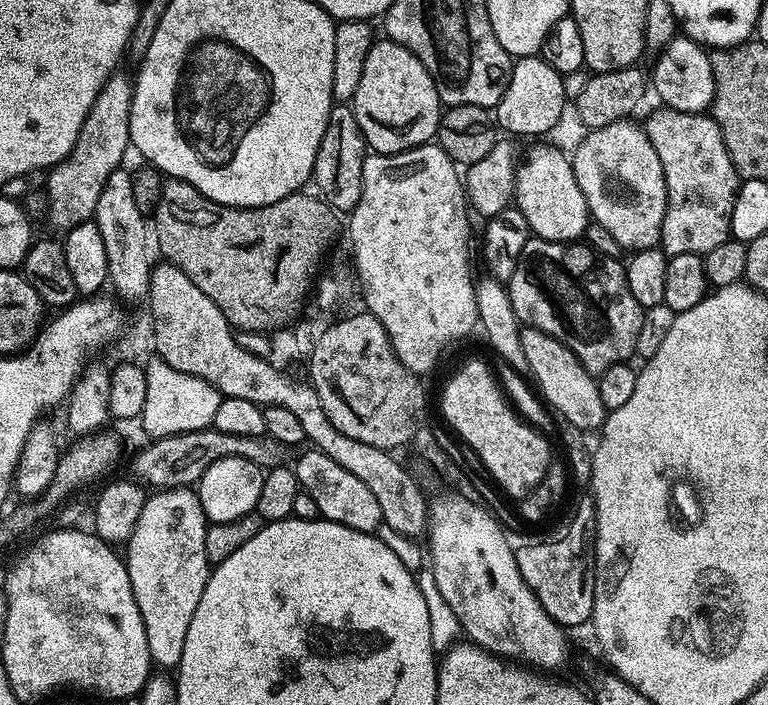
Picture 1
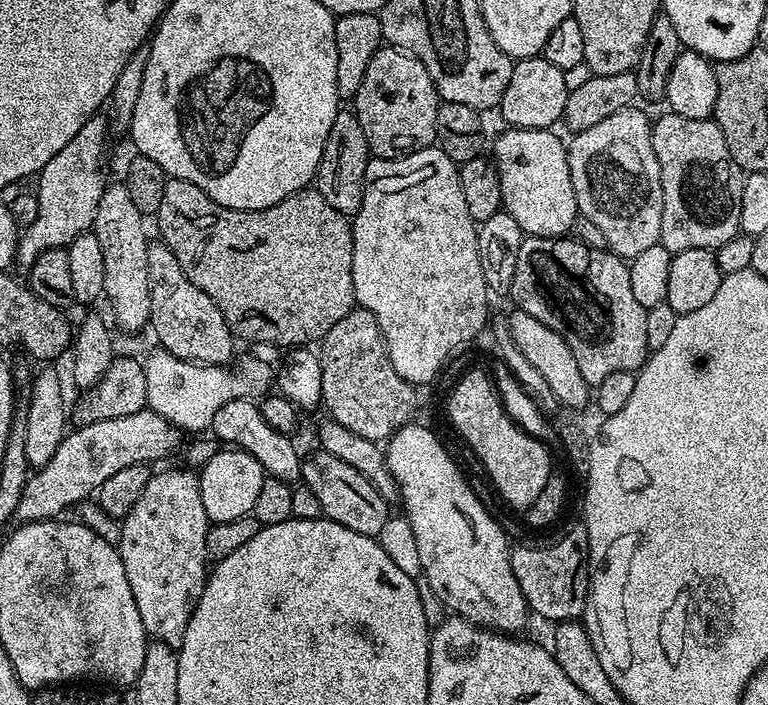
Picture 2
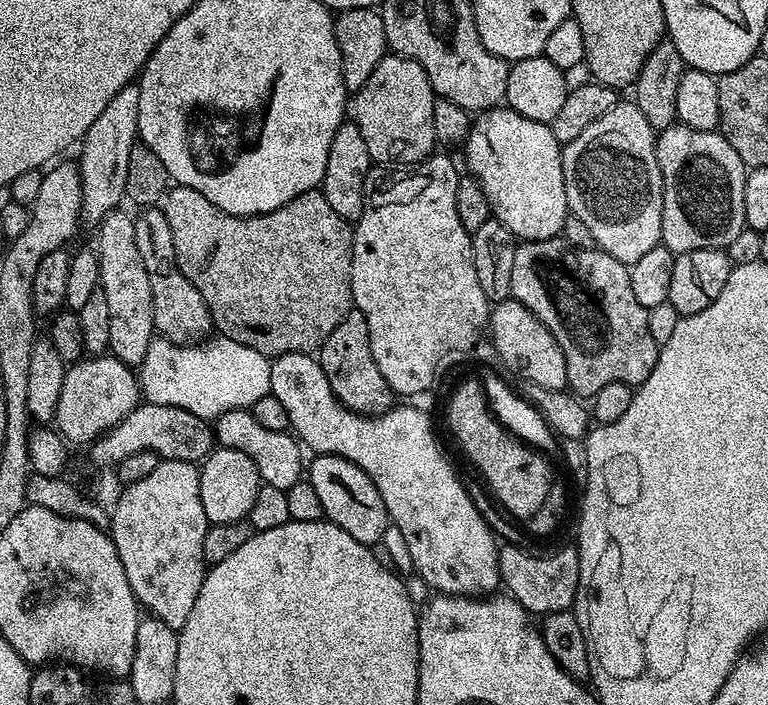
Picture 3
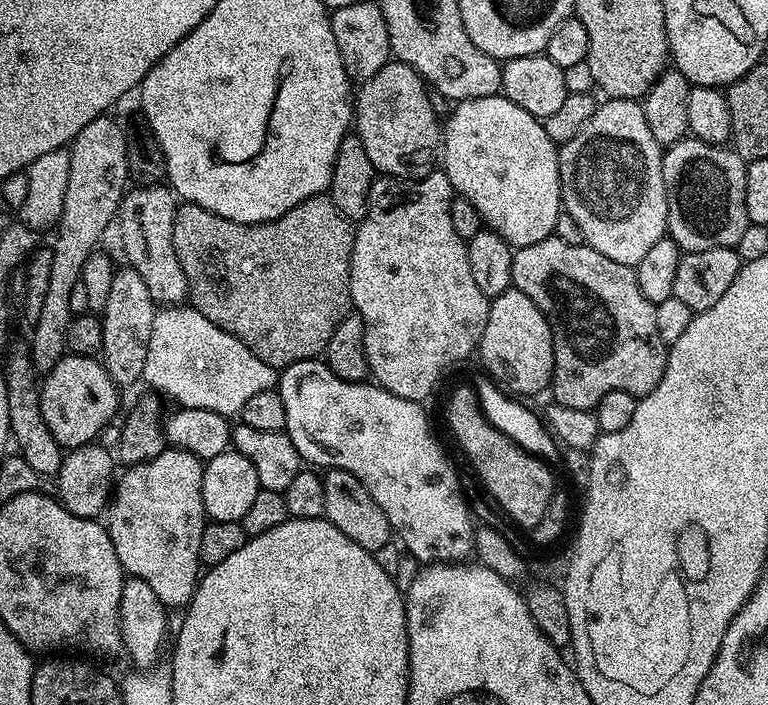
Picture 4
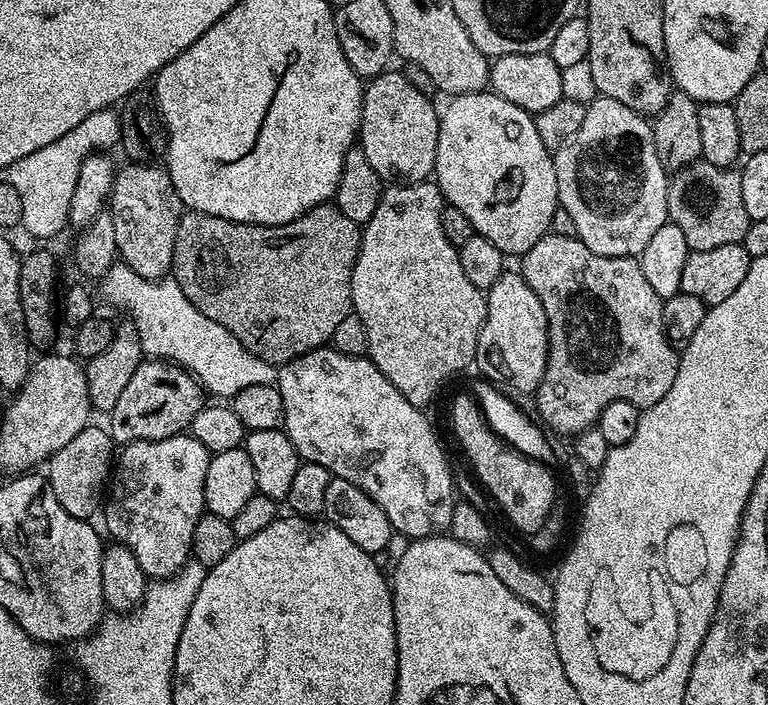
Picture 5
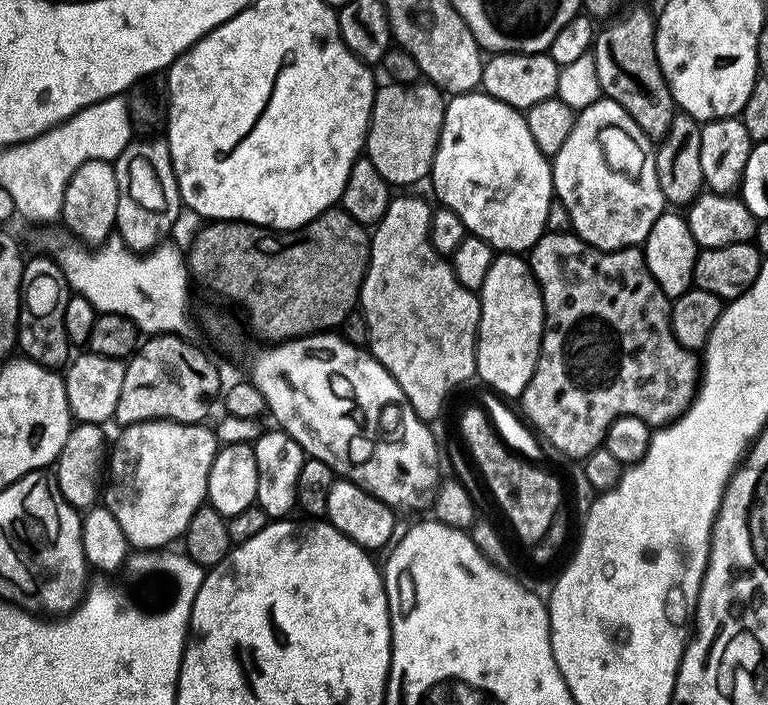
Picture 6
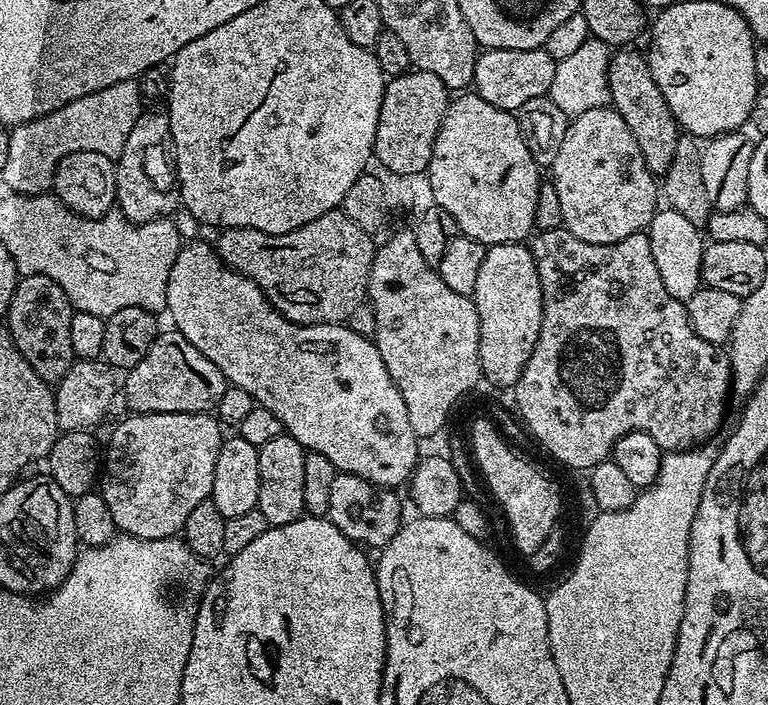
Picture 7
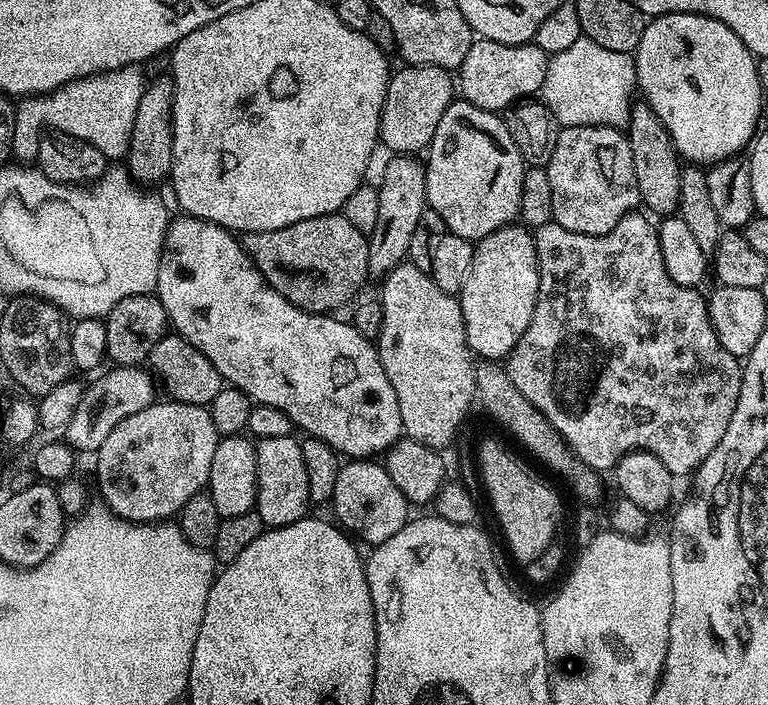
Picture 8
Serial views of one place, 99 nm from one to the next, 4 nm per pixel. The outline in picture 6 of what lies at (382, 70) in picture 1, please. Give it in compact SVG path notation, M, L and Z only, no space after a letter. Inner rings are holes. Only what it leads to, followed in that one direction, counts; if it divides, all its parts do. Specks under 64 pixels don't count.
M415 82L413 84L386 83L377 87L372 117L368 127L368 139L366 141L366 159L374 162L374 170L382 174L382 178L390 186L396 184L416 184L420 179L427 177L432 171L434 154L442 134L444 125L445 93L441 92L435 84L427 82Z

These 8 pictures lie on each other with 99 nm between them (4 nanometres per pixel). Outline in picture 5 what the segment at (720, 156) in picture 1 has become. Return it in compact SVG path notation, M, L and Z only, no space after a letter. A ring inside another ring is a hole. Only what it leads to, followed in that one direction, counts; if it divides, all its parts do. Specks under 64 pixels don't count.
M703 158L681 168L668 181L668 218L682 230L686 246L693 252L741 243L750 221L742 202L739 171L716 166Z

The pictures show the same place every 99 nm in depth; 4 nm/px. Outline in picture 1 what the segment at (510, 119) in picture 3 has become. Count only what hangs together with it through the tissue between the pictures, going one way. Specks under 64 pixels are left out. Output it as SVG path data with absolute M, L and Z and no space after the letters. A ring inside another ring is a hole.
M556 148L536 150L525 164L523 161L519 165L514 204L526 218L533 237L567 244L579 241L587 233L590 217L586 198L582 190L578 190L578 178L574 178L571 159Z

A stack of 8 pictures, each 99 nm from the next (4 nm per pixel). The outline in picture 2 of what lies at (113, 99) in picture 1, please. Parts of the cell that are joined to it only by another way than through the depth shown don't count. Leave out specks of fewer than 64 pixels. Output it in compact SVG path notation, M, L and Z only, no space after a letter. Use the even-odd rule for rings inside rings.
M107 115L91 116L82 126L82 130L78 130L78 134L74 134L74 138L70 138L70 142L66 142L66 146L62 146L62 150L58 150L58 154L54 154L54 158L50 158L50 162L46 162L46 166L38 173L40 185L34 188L38 202L38 214L34 222L23 228L19 233L14 261L17 269L20 267L23 270L29 270L44 251L51 248L67 248L71 240L91 229L106 187L106 179L104 180L104 143L108 140L108 130L110 131L110 120Z

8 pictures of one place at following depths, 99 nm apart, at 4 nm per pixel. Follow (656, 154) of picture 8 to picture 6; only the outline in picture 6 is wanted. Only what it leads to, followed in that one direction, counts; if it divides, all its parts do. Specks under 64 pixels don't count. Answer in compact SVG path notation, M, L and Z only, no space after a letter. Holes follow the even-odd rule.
M630 8L605 23L601 32L599 29L595 33L591 54L594 66L598 68L601 93L607 99L618 102L618 106L622 106L622 110L626 110L626 114L642 126L652 141L659 142L670 130L670 122L678 114L678 109L672 101L662 66L658 66L656 16L644 8Z

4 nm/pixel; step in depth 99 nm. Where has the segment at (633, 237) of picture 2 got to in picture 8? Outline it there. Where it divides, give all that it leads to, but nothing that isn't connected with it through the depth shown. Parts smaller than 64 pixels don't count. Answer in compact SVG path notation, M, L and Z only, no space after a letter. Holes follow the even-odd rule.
M606 126L561 127L547 171L553 199L552 219L574 234L606 234L618 226L623 216L635 213L641 207L638 178L634 178L634 158L627 135L621 129Z

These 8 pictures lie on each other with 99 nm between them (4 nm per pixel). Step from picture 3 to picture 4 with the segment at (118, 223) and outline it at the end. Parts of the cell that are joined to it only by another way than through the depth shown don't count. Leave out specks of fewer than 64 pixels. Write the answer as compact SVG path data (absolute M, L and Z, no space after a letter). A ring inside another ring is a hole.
M127 266L117 267L114 280L110 282L110 296L102 313L102 363L117 386L132 384L143 377L146 350L150 346L150 330L154 326L157 311L157 305L150 298L150 290L146 290L146 282L142 282L139 274Z

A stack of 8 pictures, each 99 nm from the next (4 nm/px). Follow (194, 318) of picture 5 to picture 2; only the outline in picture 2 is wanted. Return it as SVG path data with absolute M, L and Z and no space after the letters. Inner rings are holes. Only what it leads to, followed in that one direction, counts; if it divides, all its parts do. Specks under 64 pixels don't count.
M159 346L153 348L153 352L142 360L146 374L147 407L185 433L200 434L203 428L204 431L211 429L214 414L218 414L218 409L226 406L226 402L263 397L271 389L268 387L274 384L273 365L271 368L266 361L255 360L252 356L246 357L235 372L232 366L195 364L193 360L178 358Z

